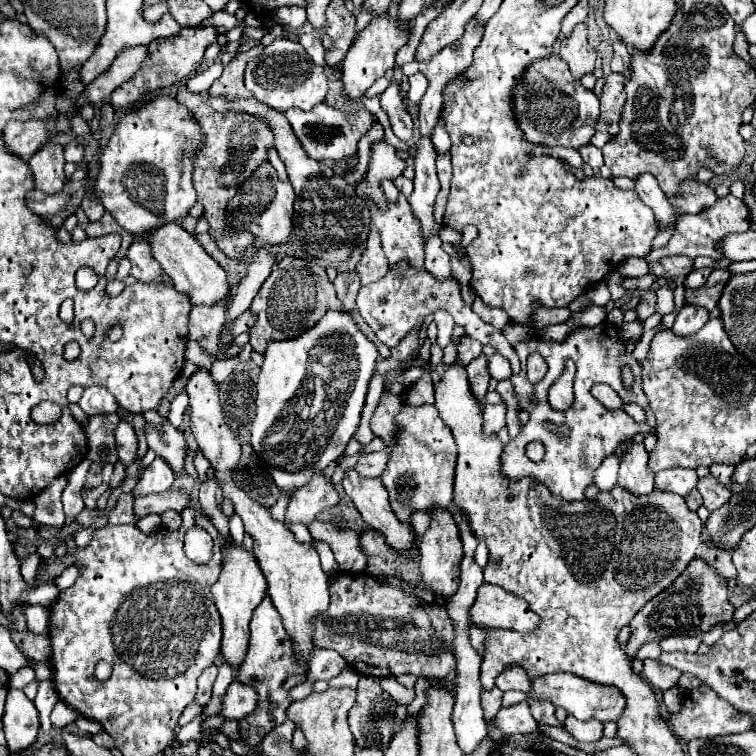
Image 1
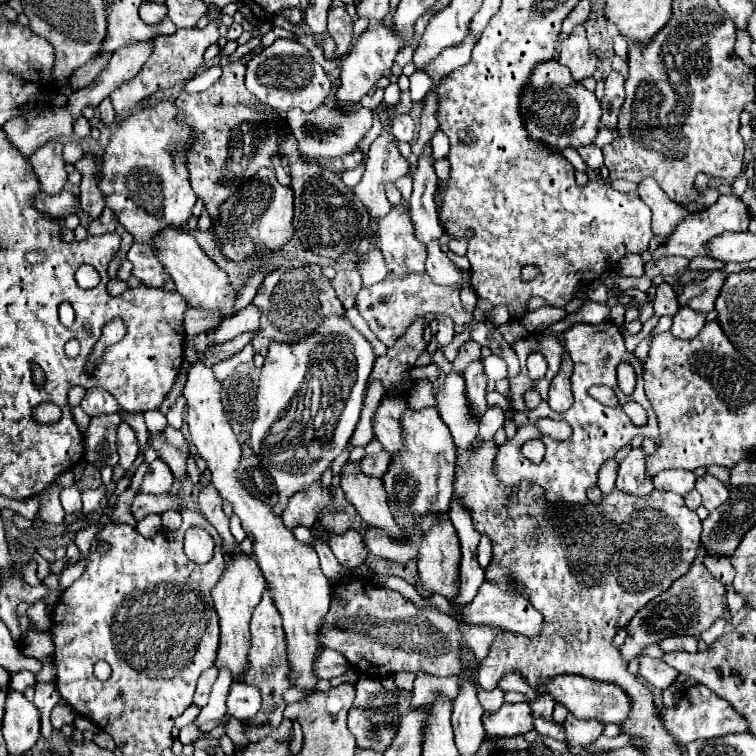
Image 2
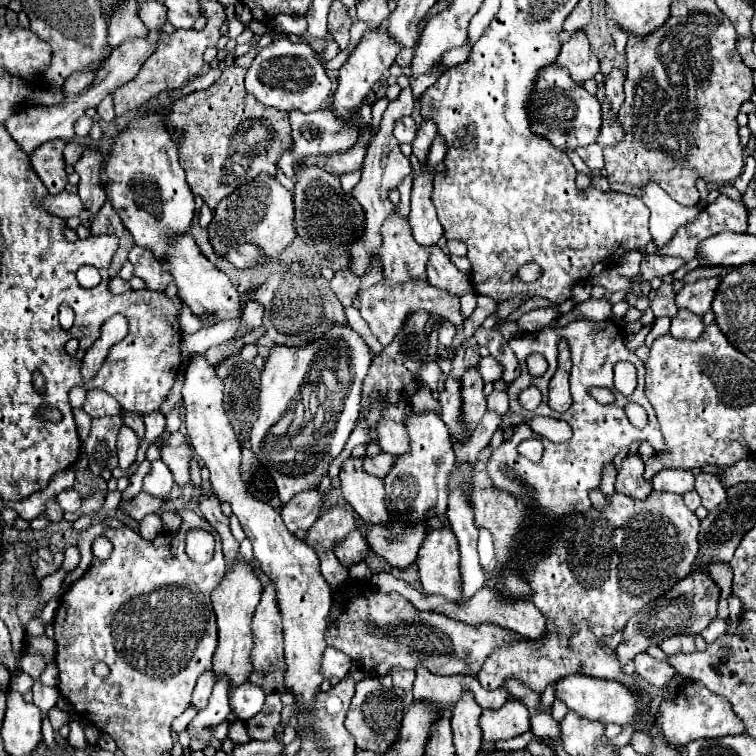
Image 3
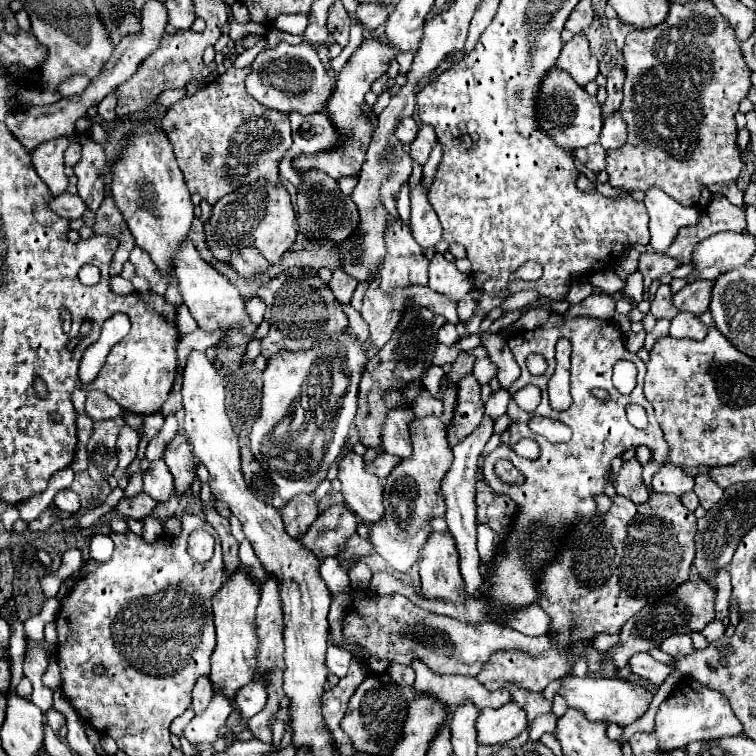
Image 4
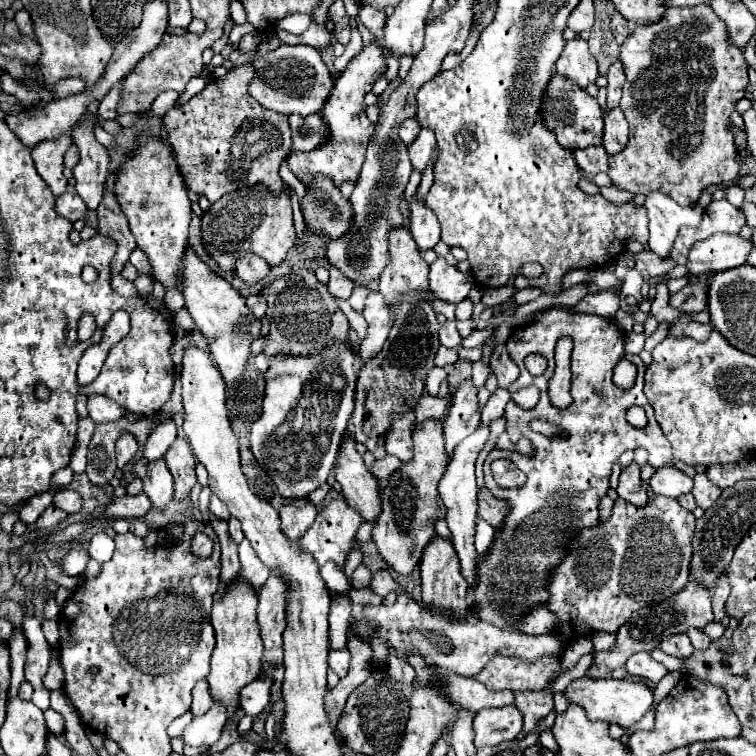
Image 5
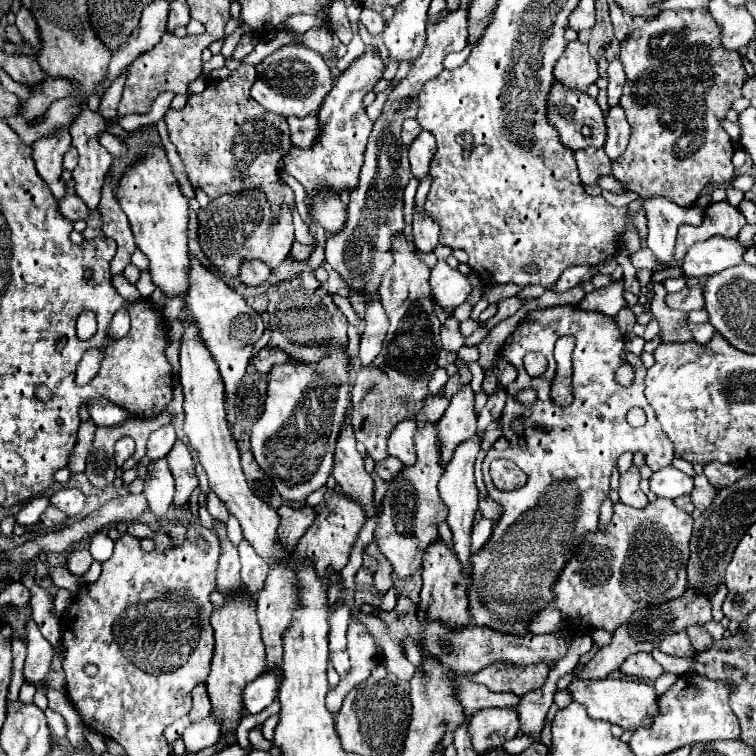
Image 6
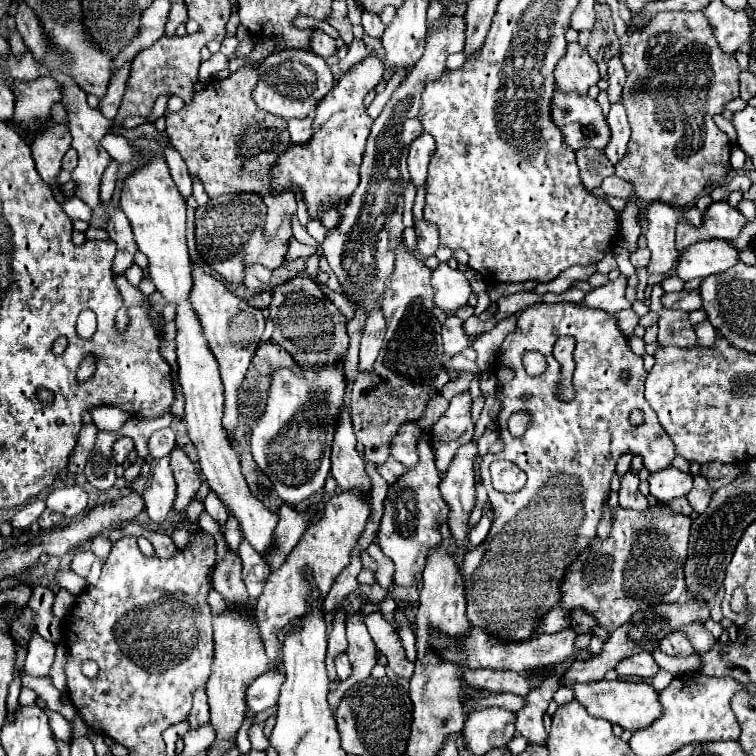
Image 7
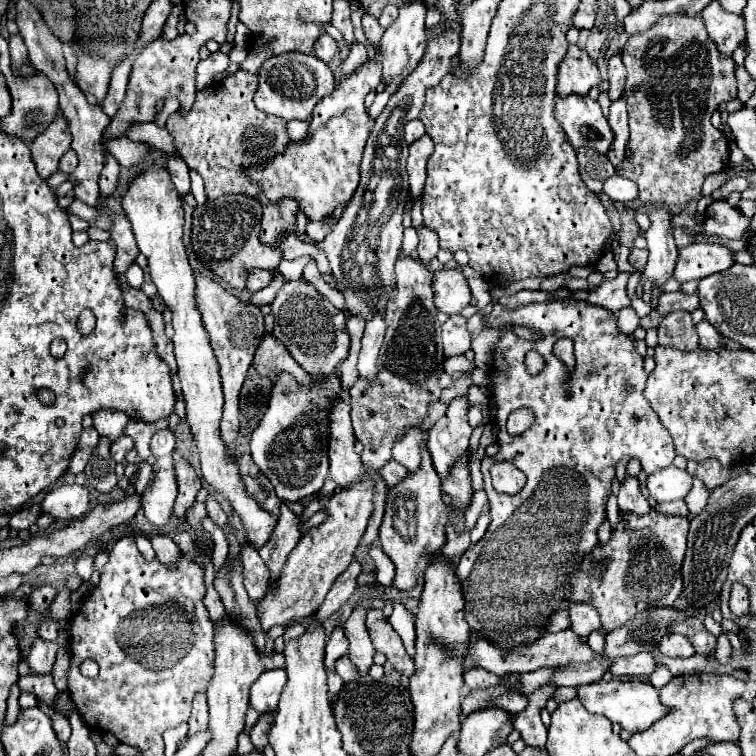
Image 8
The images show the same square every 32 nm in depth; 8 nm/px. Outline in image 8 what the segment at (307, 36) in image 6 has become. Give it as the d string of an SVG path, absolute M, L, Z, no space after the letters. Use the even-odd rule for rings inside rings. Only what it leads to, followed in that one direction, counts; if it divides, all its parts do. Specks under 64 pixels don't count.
M322 34L316 38L316 44L314 44L314 54L324 60L324 62L330 62L334 58L334 54L338 52L338 44L334 38L330 38L328 34Z

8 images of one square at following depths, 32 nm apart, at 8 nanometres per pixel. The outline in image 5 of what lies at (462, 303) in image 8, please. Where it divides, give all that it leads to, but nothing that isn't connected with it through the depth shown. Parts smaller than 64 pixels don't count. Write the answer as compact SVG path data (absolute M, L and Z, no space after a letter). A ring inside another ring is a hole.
M436 258L430 264L430 290L442 300L452 304L462 302L472 288L470 274L462 274L456 266L450 266L444 258Z

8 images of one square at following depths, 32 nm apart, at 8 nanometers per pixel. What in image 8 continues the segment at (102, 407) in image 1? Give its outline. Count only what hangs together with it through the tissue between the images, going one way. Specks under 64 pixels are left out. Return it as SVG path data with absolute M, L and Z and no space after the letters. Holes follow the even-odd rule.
M100 410L100 412L94 412L92 418L98 434L106 434L112 440L116 440L122 434L122 428L128 422L128 416L120 410Z

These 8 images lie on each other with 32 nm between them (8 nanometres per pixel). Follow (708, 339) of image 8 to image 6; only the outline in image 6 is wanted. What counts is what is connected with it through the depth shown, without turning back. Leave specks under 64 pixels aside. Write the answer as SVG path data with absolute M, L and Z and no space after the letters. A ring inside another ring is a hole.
M688 322L688 330L690 330L692 338L696 338L696 342L700 342L700 344L706 344L708 338L712 338L712 334L714 334L714 328L710 322L706 322L706 324Z

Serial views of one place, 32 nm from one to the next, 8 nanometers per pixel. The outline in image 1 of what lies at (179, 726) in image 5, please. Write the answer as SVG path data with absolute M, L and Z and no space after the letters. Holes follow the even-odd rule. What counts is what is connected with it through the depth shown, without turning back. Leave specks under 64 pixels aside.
M192 702L192 704L188 704L188 706L184 708L184 712L182 712L182 716L180 716L178 724L180 724L180 726L182 726L182 724L188 724L192 718L196 718L198 714L202 714L202 710L204 710L204 706L200 706L198 702Z

